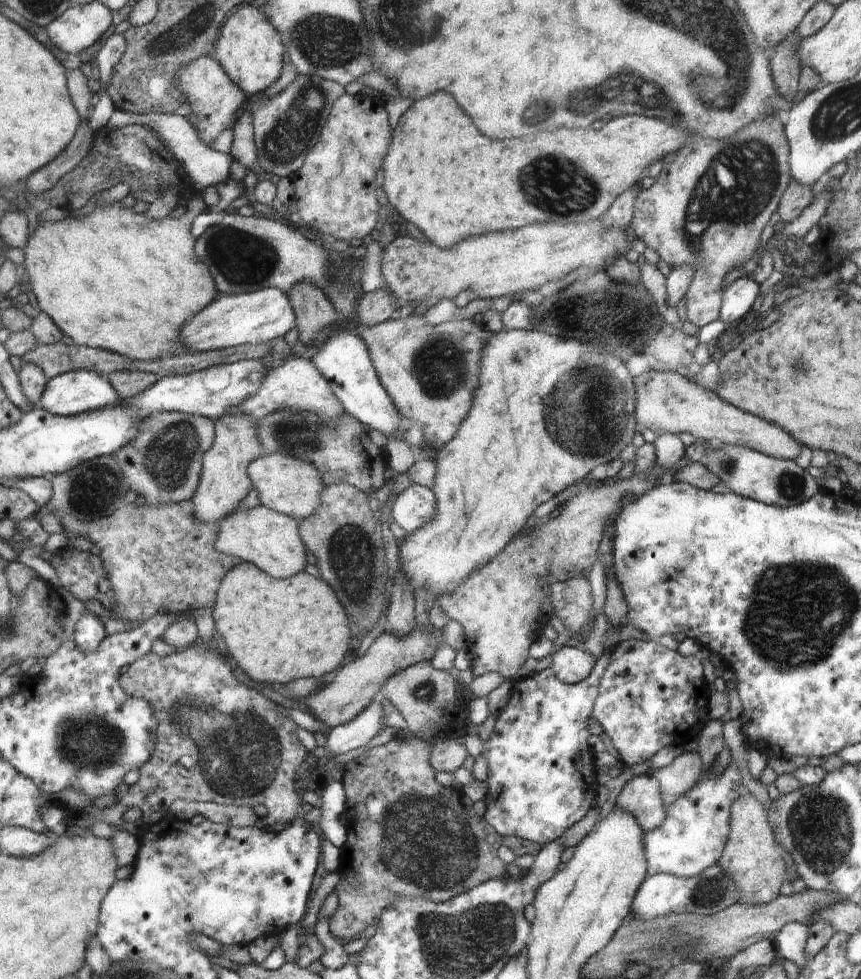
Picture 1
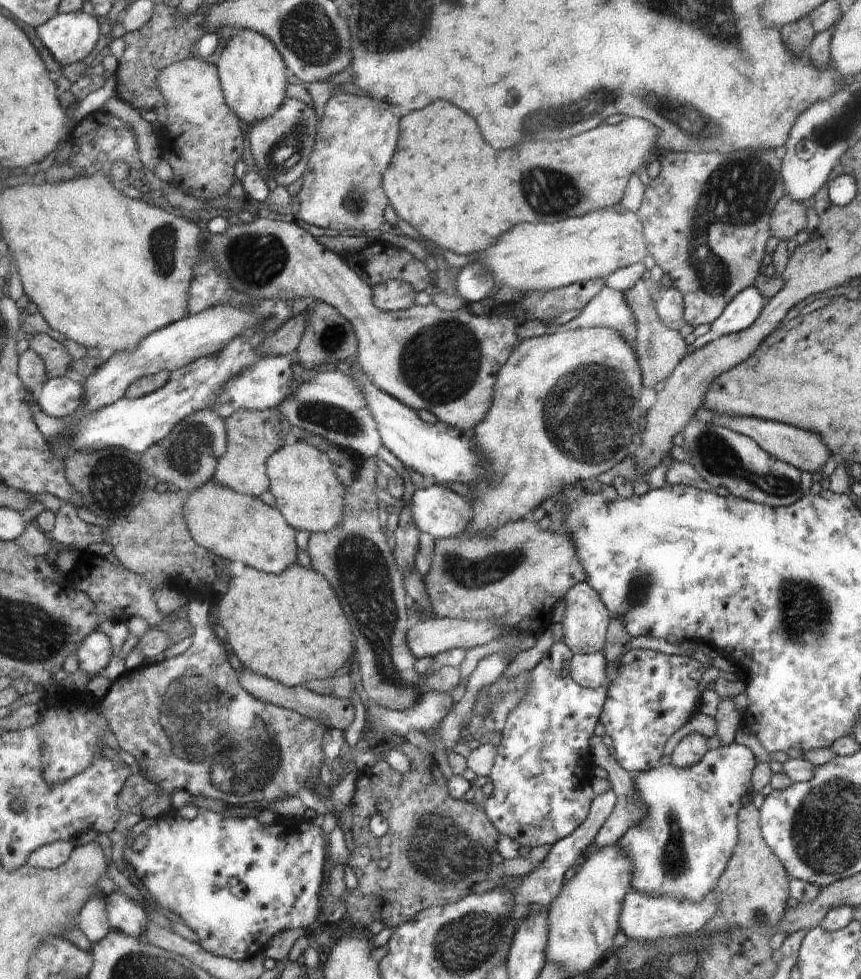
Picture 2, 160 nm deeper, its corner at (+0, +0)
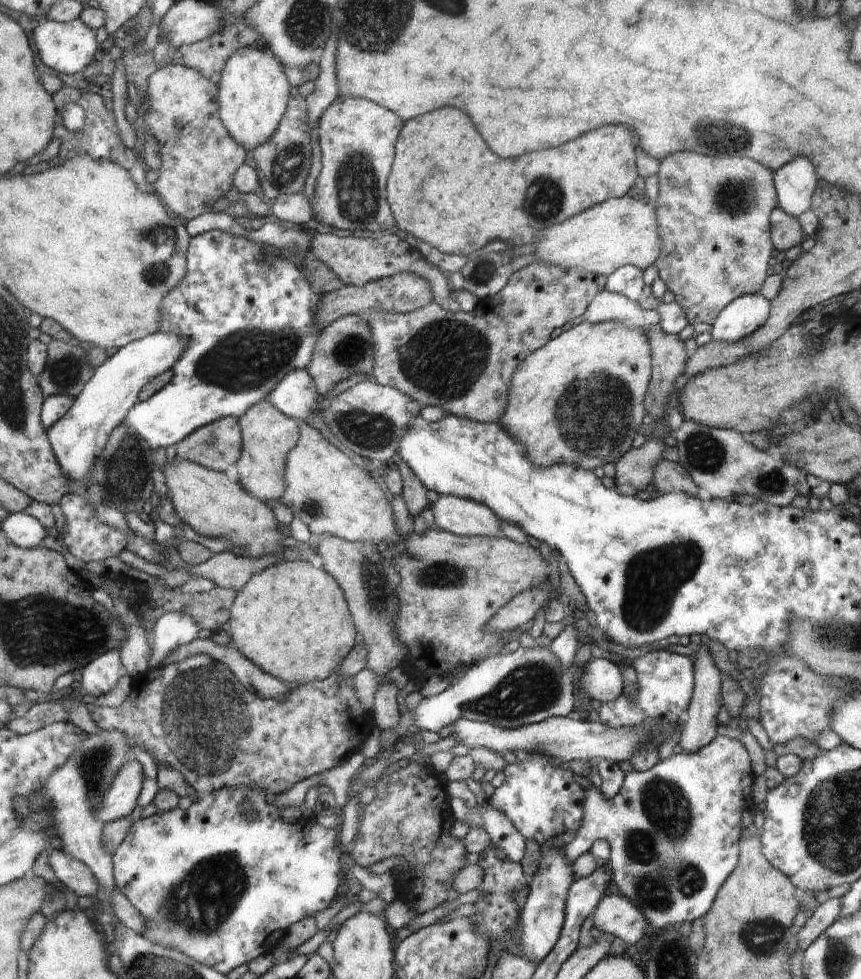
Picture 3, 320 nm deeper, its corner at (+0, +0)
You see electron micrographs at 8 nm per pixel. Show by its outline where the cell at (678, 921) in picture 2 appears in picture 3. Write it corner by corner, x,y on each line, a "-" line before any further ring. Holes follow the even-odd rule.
604,895
593,914
598,930
624,940
625,944
636,944
644,935
648,923
645,916
626,897

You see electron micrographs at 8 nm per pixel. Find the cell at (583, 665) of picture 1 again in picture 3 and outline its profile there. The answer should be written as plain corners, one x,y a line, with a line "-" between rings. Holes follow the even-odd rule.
593,658
584,668
580,689
602,703
616,701
623,694
622,677
621,667
610,658

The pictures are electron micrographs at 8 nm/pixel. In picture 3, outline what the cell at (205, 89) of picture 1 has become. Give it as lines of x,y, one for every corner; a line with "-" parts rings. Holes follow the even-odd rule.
170,62
149,78
141,115
161,146
160,177
153,186
166,206
170,207
176,217
183,218
186,222
212,211
214,203
228,194
234,184
234,174
240,165
244,165
246,158
246,150
232,138
221,121
220,87
196,69

